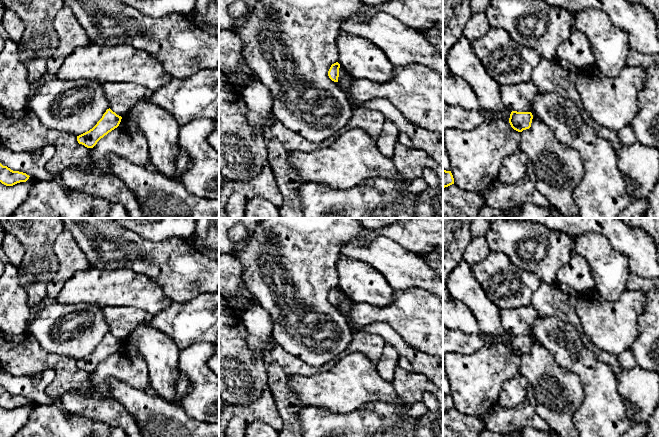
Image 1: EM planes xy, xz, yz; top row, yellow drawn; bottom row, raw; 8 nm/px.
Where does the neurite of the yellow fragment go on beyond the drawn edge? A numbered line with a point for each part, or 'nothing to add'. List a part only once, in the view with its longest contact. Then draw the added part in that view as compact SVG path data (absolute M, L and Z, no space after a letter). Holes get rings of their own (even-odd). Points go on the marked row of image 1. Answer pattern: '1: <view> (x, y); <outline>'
nothing to add

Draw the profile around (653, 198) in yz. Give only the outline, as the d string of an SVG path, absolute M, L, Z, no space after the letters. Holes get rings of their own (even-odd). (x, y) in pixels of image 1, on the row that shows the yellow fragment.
M659 182L646 199L648 200L648 210L645 218L659 218Z

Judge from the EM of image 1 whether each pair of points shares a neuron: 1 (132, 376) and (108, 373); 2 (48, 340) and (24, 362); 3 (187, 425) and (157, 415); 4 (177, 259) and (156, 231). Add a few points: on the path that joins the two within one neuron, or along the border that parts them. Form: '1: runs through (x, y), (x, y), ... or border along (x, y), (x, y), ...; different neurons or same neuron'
1: runs through (126, 373), (114, 373); same neuron
2: border along (33, 337), (45, 350), (63, 355); different neurons
3: runs through (180, 425), (167, 425), (164, 422); same neuron
4: border along (140, 235), (153, 241), (171, 237), (182, 239); different neurons

